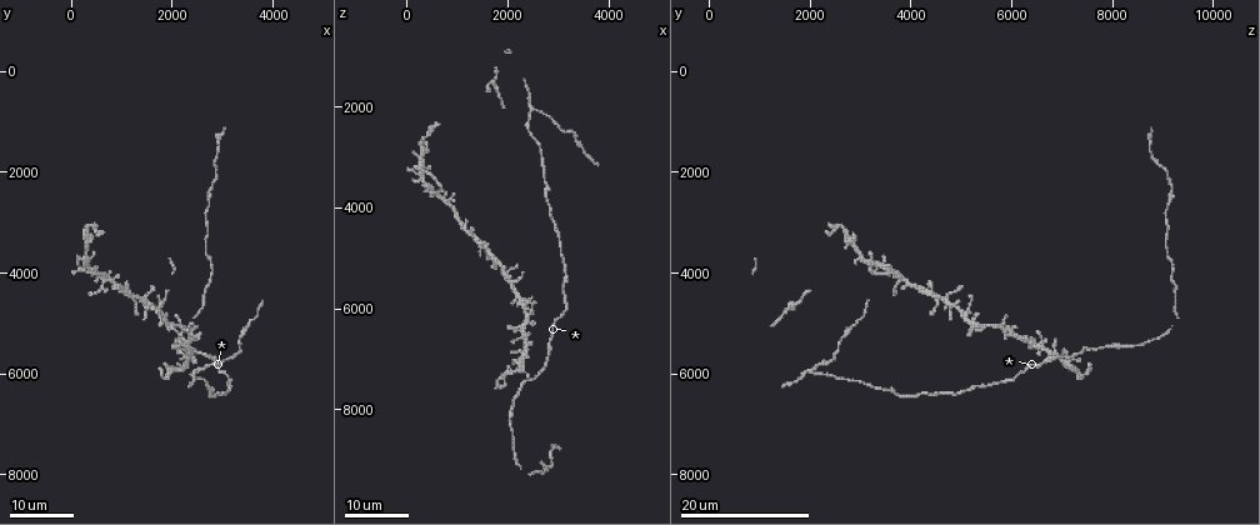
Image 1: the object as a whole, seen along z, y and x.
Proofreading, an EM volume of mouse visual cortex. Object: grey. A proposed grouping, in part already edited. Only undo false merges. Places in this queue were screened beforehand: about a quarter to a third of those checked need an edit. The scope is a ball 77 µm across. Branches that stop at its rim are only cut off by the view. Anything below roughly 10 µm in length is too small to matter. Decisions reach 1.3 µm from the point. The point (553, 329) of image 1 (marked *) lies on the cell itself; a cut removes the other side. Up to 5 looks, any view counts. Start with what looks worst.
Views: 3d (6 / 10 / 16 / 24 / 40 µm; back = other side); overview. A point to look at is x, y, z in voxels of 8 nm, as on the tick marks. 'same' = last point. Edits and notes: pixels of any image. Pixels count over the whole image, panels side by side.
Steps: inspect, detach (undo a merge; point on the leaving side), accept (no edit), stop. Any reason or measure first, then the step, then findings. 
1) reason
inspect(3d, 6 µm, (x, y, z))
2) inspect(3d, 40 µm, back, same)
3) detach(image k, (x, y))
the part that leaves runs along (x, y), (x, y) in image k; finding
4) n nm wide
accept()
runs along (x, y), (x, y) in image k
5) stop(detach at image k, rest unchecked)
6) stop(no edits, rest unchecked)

three-way junction
inspect(3d, 24 µm, (2550, 5950, 2050))

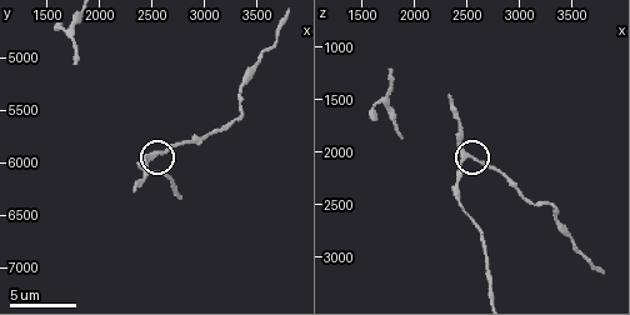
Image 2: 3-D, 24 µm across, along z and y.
inspect(3d, 6 µm, (2500, 5920, 2020))

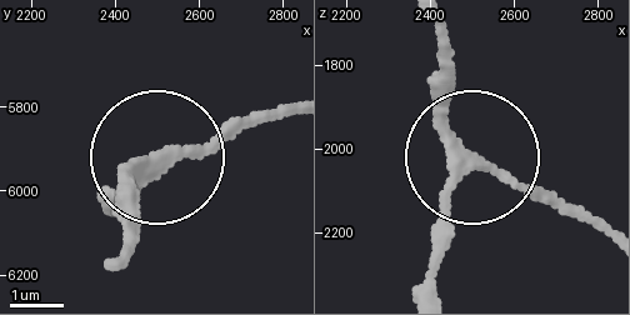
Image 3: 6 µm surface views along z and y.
3 arms
accept()
runs along (436, 290), (436, 210), (464, 170), (490, 165), (580, 219) in image 3; one cell here

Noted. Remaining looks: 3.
arms part here
inspect(3d, 16 µm, (2450, 5600, 7400))

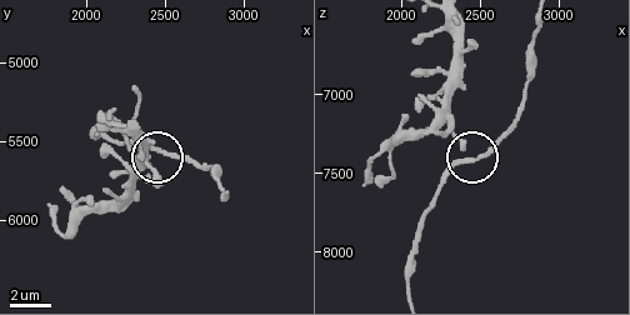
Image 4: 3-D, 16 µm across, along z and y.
inspect(3d, 10 µm, (2500, 5580, 7400))

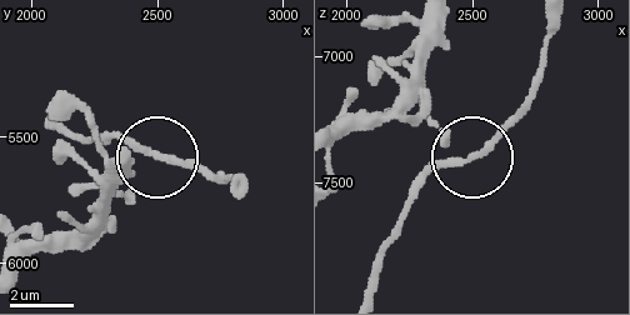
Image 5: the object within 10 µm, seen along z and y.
3 arms
accept()
runs along (553, 26), (531, 99), (483, 148), (413, 185) in image 5; one cell here

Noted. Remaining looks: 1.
stop(no edits, rest unchecked)

